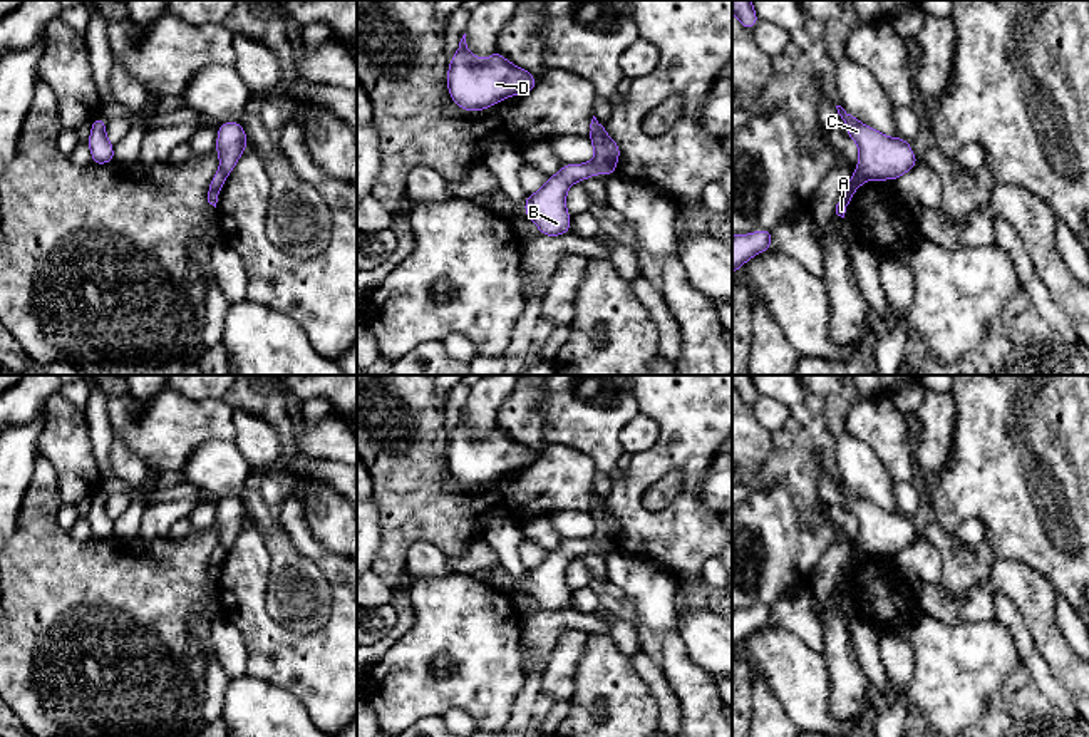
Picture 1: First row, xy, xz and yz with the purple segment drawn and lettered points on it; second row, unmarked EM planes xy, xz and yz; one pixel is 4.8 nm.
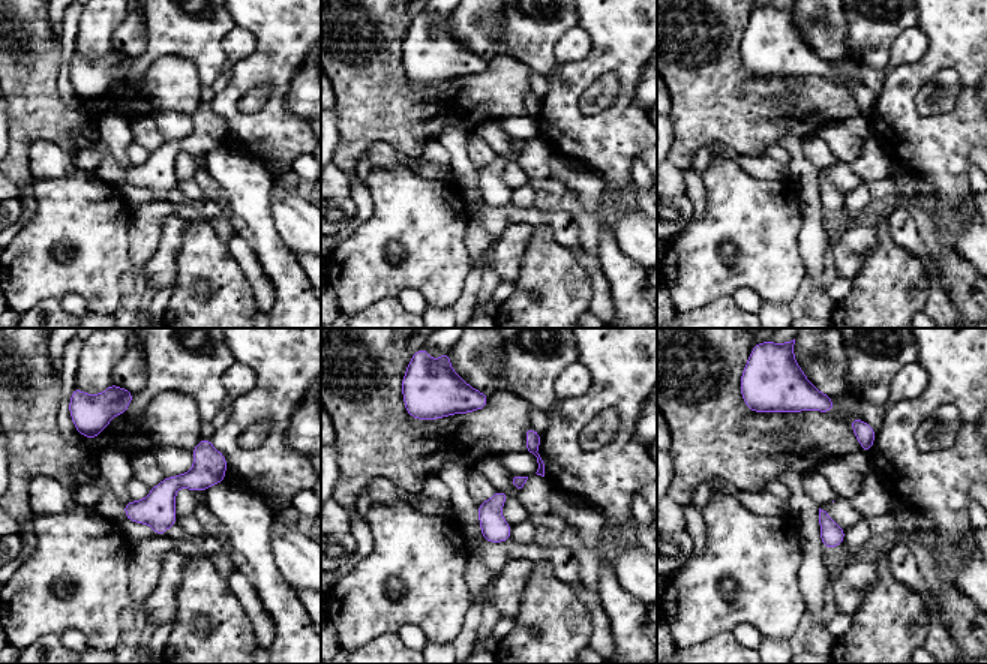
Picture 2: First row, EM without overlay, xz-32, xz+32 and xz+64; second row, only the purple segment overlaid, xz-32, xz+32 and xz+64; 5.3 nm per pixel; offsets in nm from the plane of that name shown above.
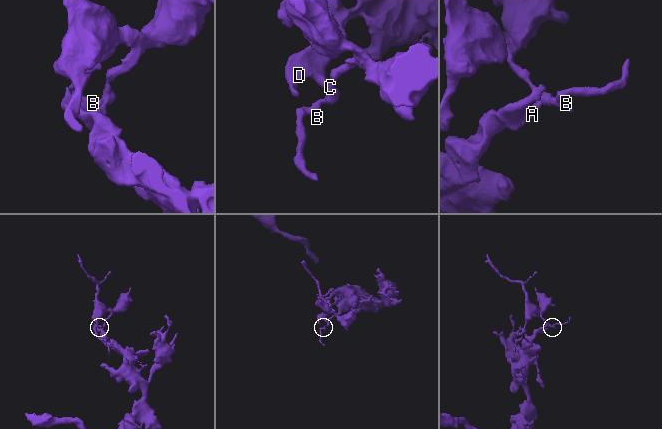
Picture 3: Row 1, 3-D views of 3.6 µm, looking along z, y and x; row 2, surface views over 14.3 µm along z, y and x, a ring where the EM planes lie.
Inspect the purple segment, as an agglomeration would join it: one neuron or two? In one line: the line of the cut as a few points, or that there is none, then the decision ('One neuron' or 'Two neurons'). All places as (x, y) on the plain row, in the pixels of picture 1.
Split along yz (856, 545), (867, 555). Two neurons

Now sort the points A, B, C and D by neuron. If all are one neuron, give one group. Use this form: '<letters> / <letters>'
A D / B C

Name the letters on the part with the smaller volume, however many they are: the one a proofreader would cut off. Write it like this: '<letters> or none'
B, C

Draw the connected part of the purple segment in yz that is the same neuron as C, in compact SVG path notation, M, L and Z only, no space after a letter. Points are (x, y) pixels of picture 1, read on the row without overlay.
M836 481L836 484L844 496L846 509L859 524L859 533L854 544L866 554L896 556L918 539L906 514L885 511L871 501L859 497L841 481Z

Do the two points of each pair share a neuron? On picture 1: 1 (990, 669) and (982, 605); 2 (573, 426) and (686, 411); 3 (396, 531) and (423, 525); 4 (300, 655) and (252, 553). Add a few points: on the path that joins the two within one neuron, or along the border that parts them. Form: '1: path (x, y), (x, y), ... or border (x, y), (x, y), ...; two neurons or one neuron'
1: border (994, 617), (984, 622), (944, 622); two neurons
2: border (632, 392), (640, 411); two neurons
3: path (402, 525), (416, 525); one neuron
4: path (273, 637), (252, 615), (252, 580); one neuron

